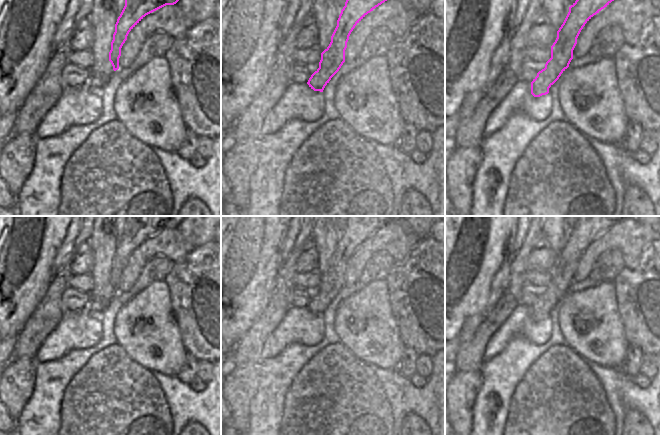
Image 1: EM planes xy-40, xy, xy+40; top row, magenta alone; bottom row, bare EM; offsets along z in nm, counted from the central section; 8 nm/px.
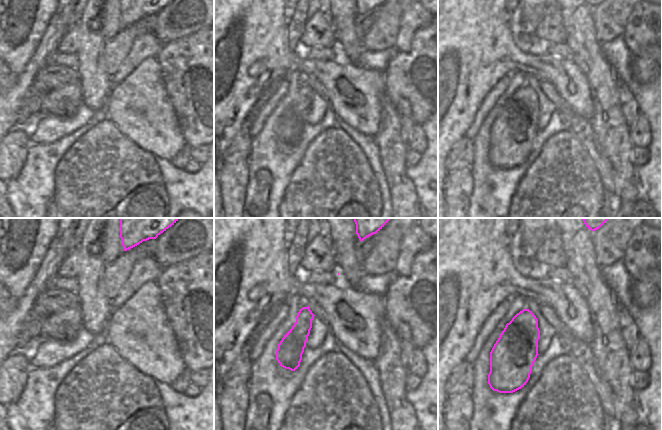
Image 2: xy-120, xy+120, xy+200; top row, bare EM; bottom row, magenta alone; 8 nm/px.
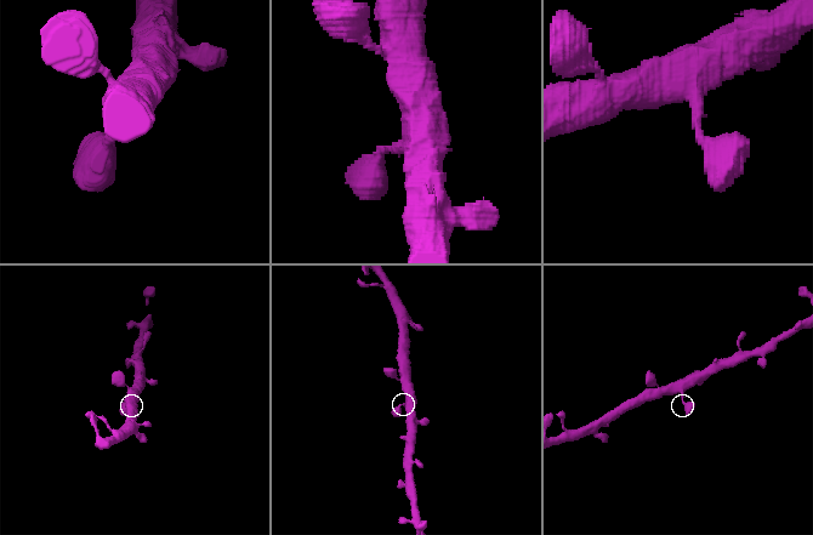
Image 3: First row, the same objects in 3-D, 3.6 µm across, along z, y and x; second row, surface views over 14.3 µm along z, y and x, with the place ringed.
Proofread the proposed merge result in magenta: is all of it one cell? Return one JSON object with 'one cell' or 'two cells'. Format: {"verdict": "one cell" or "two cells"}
{"verdict": "one cell"}

